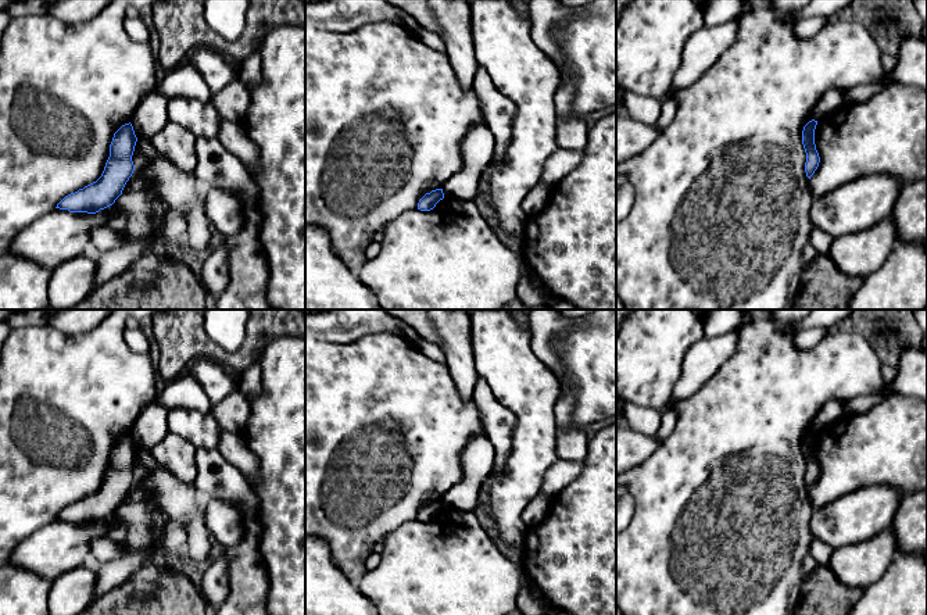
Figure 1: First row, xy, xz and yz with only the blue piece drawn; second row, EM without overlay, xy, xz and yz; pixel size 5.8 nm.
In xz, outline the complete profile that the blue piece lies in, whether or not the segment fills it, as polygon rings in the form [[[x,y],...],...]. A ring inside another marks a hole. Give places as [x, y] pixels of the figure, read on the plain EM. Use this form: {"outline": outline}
{"outline": [[[443,500],[432,501],[426,504],[418,514],[418,521],[430,522],[436,518],[436,515],[444,509]]]}

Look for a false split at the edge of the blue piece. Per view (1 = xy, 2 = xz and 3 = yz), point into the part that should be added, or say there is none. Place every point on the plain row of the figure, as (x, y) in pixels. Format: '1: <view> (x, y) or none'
1: none
2: none
3: none

